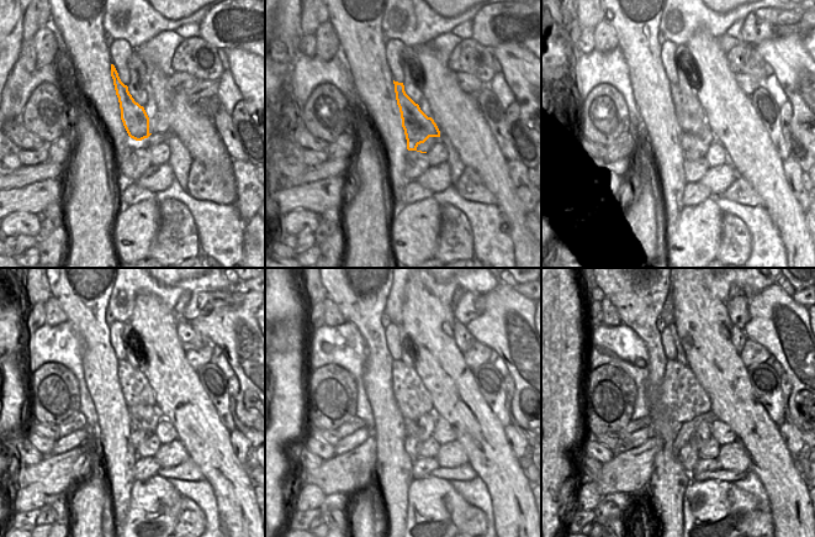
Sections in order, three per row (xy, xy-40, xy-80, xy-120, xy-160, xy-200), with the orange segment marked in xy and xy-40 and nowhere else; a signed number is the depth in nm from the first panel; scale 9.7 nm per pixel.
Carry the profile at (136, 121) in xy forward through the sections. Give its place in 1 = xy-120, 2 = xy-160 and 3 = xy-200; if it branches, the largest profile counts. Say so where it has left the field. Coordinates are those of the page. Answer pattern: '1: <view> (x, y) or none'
1: xy-120 (144, 420)
2: xy-160 (421, 428)
3: xy-200 (703, 432)

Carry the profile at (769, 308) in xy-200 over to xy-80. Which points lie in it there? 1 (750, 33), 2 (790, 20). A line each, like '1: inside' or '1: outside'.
1: outside
2: outside

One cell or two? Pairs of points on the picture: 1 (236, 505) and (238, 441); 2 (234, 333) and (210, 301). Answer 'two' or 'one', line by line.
1: two
2: two

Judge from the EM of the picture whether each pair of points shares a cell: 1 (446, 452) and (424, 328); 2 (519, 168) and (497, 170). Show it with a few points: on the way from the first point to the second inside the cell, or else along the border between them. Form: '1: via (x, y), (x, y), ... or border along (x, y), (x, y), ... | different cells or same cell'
1: border along (456, 438), (464, 448), (469, 462) | different cells
2: border along (507, 162), (513, 190), (518, 196) | different cells

